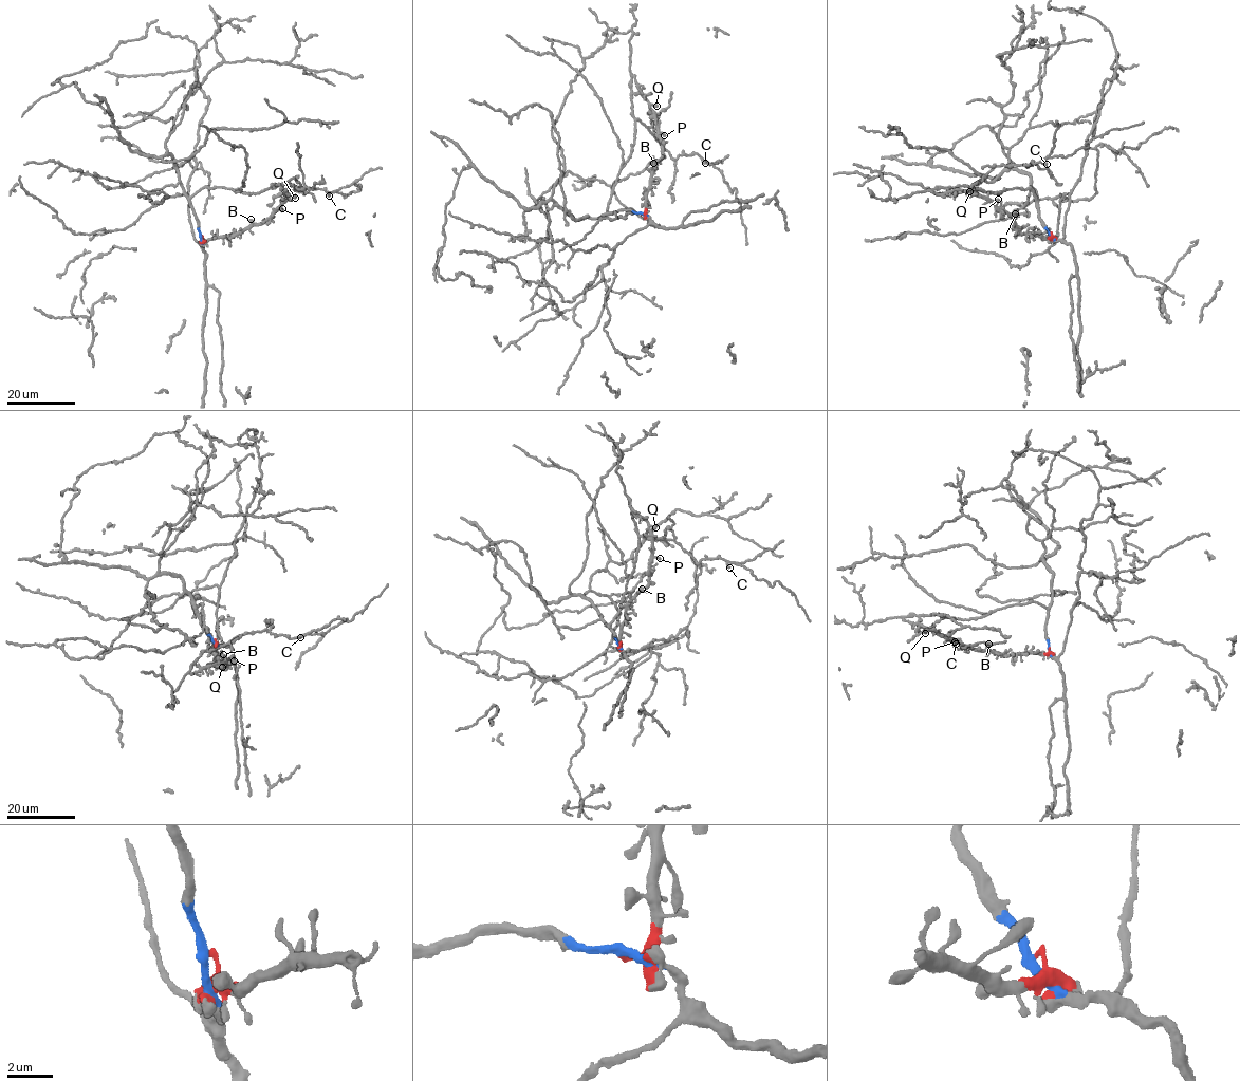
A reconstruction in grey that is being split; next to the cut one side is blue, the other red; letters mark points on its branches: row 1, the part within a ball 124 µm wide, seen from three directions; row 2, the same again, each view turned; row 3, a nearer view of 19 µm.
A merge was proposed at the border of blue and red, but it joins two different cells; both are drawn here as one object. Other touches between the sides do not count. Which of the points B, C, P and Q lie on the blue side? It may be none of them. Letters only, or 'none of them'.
C

